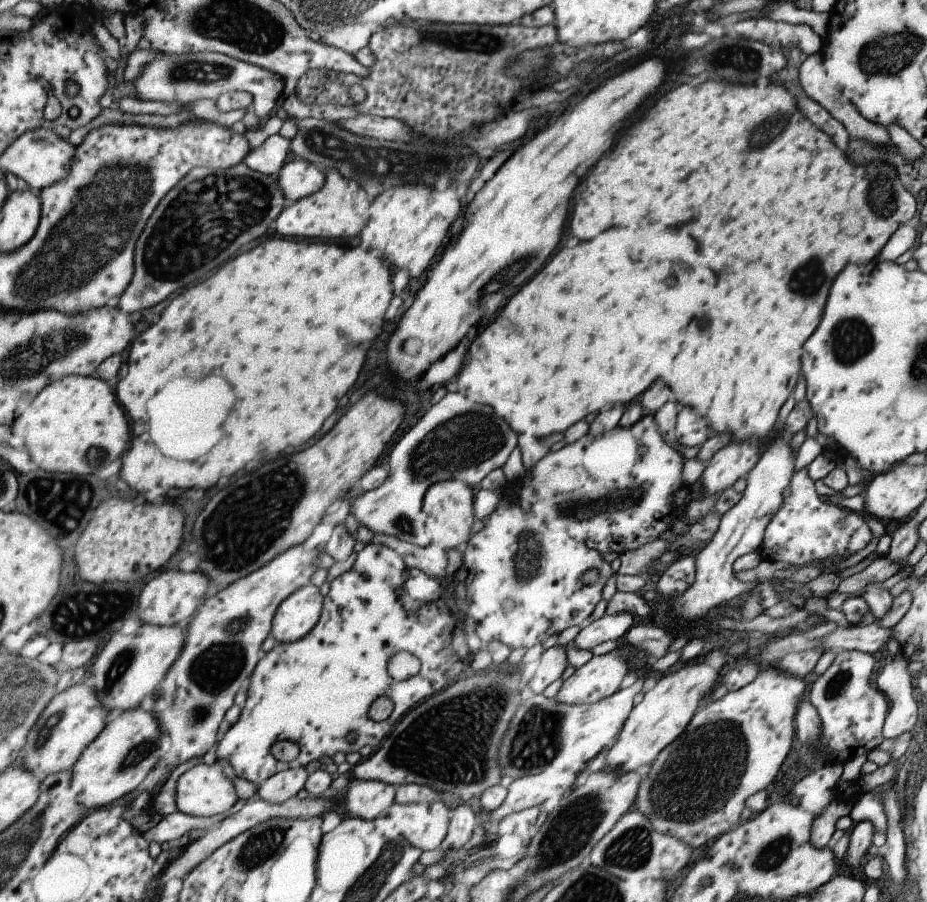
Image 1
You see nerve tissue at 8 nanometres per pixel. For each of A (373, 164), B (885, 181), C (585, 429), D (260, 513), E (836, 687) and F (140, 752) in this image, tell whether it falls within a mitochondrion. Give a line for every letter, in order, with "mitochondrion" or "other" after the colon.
A: mitochondrion
B: mitochondrion
C: other
D: mitochondrion
E: mitochondrion
F: mitochondrion

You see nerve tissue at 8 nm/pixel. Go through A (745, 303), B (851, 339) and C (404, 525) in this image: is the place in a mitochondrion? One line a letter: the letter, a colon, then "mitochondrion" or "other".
A: other
B: mitochondrion
C: mitochondrion

